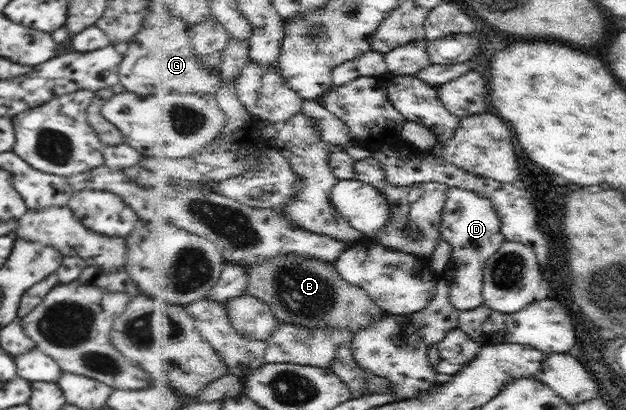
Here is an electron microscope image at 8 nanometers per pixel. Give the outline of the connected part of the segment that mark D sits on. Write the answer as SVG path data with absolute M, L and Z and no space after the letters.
M451 187L448 197L442 235L443 239L454 245L454 255L452 263L441 277L445 277L450 282L453 289L453 302L458 309L474 310L485 305L484 286L488 260L504 246L508 239L504 232L504 223L492 199L462 187Z

